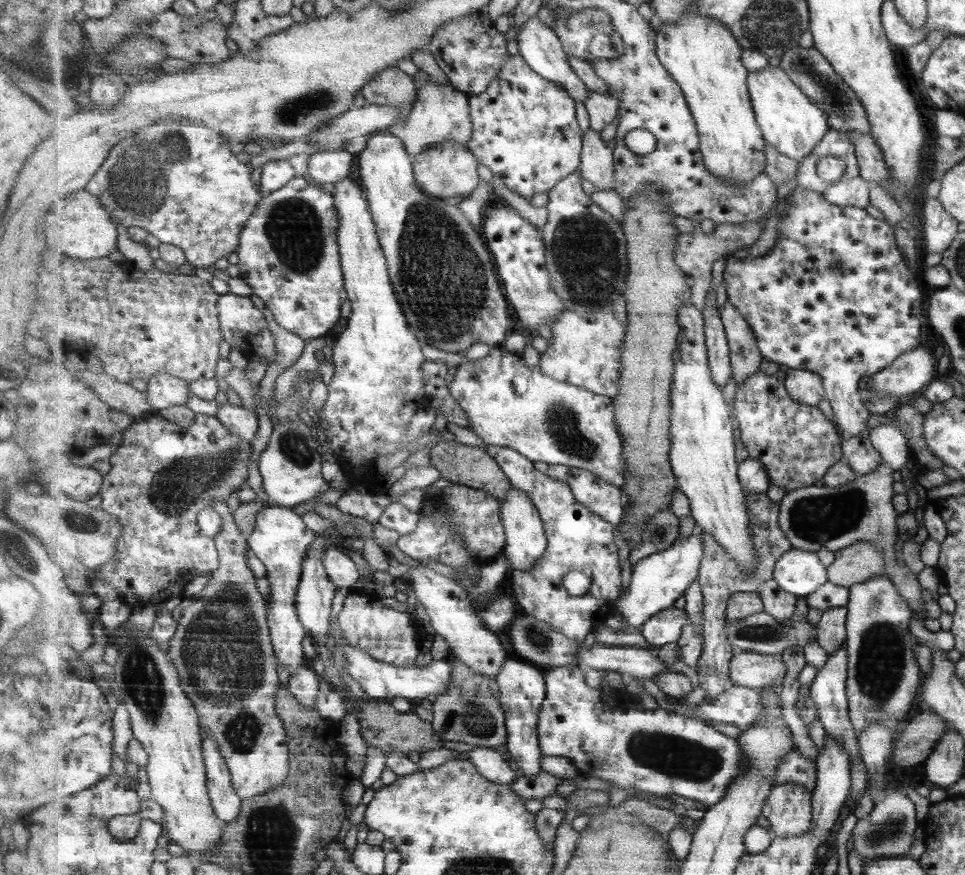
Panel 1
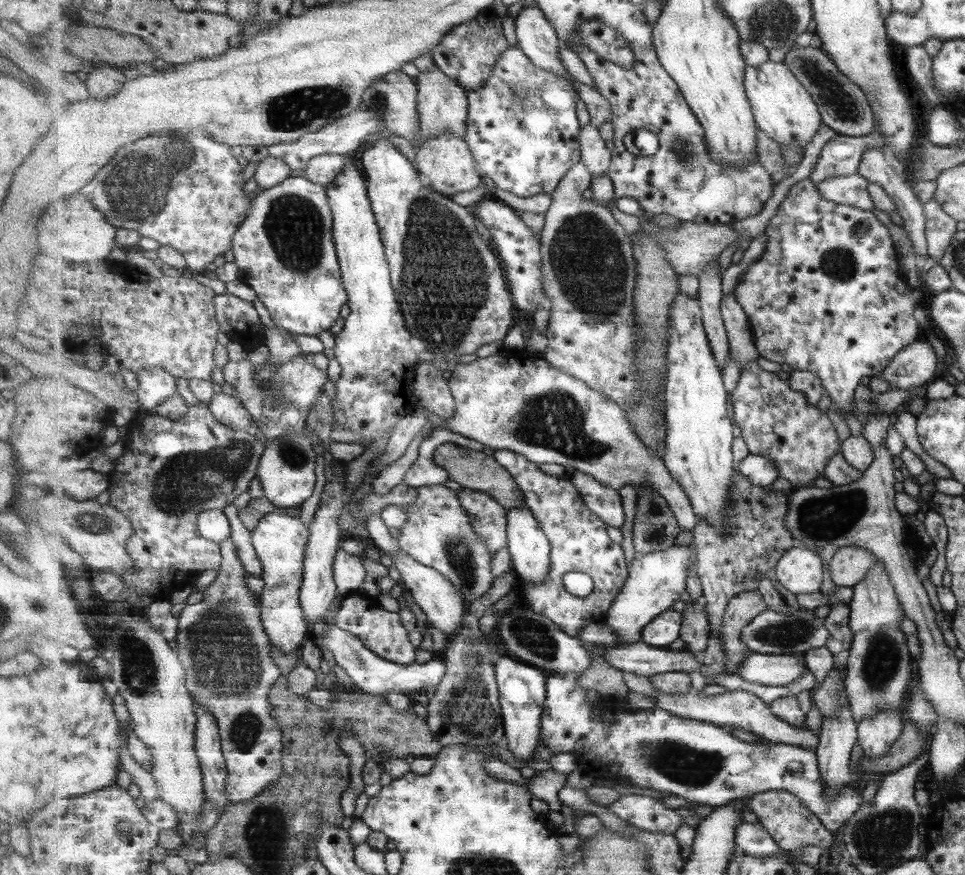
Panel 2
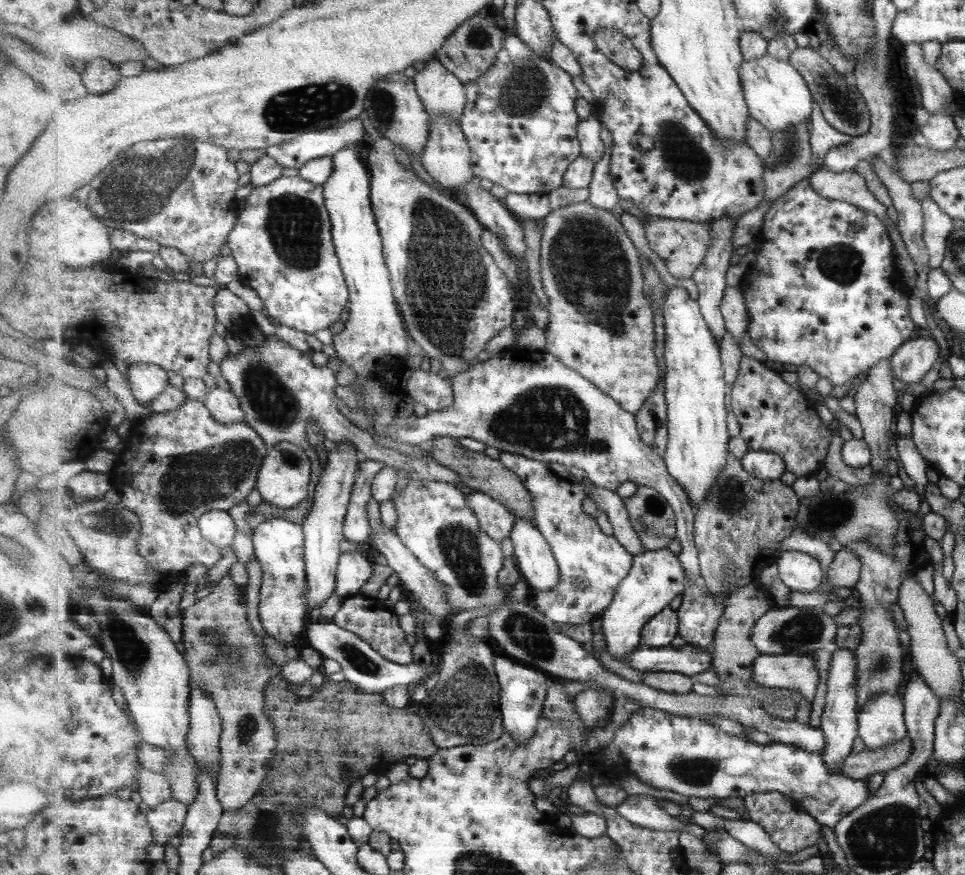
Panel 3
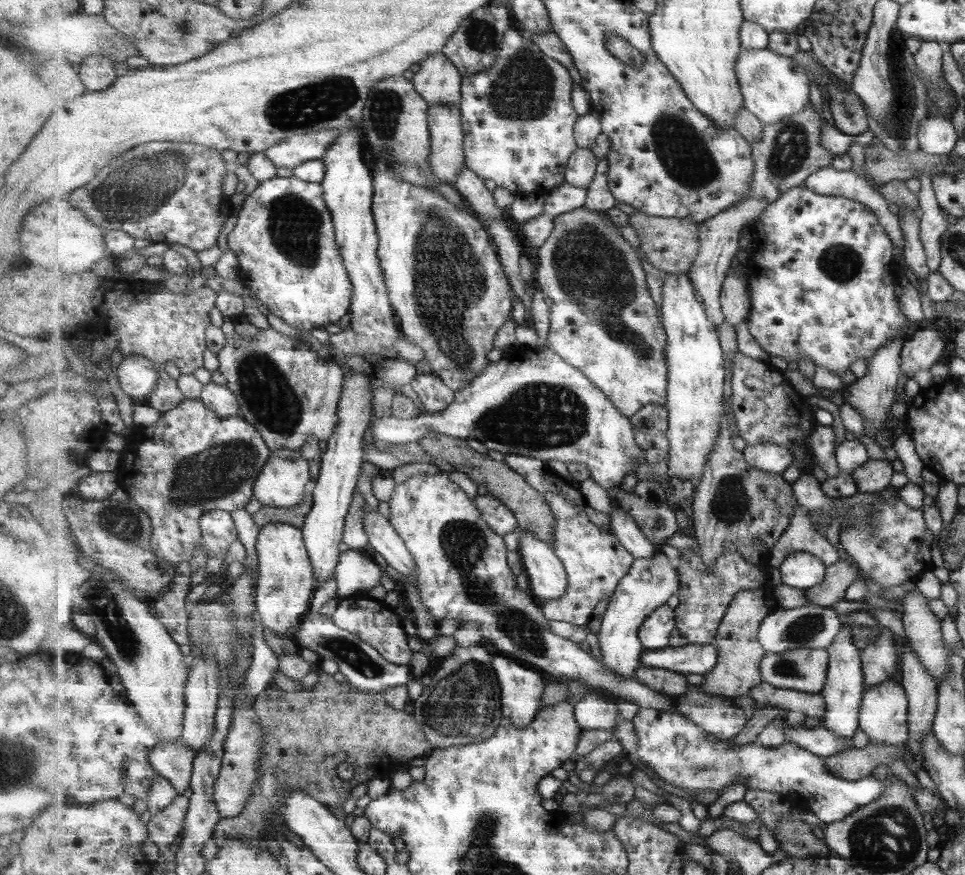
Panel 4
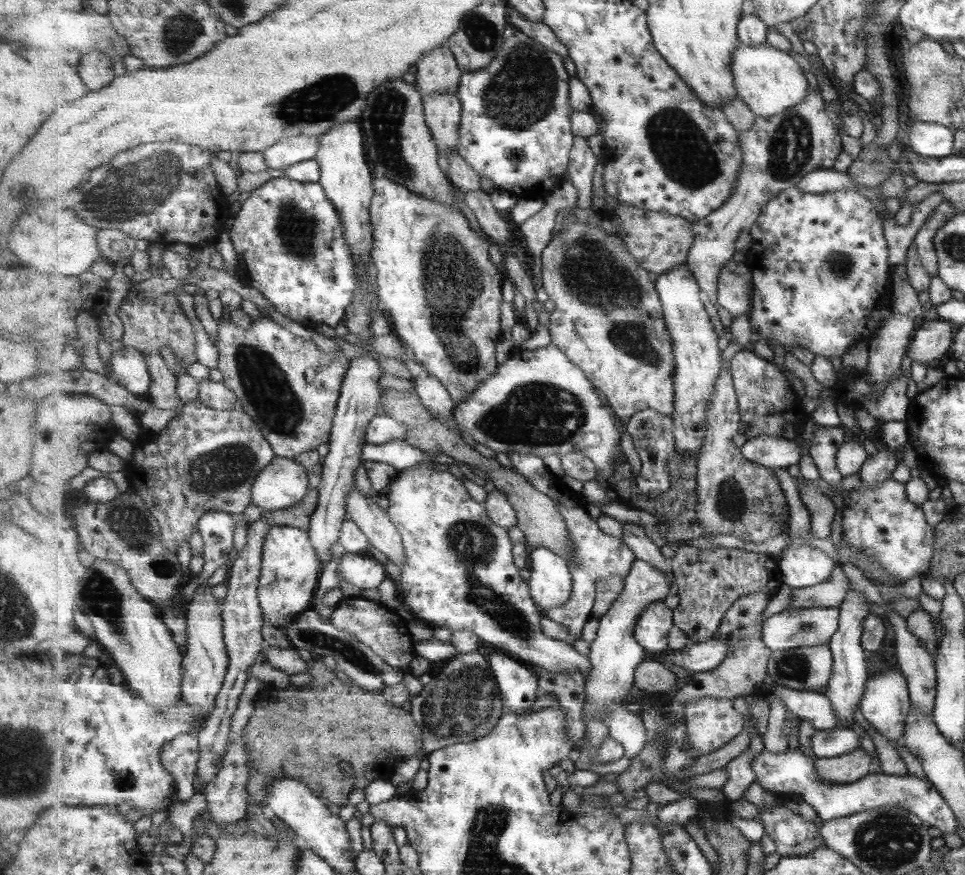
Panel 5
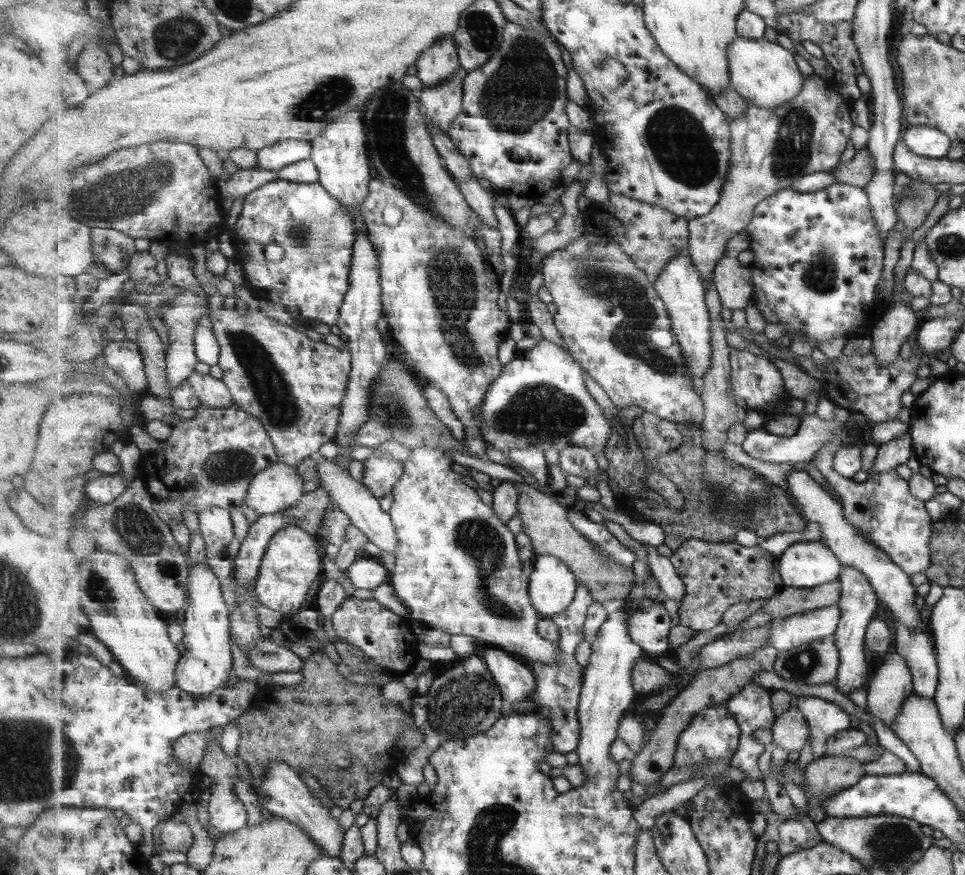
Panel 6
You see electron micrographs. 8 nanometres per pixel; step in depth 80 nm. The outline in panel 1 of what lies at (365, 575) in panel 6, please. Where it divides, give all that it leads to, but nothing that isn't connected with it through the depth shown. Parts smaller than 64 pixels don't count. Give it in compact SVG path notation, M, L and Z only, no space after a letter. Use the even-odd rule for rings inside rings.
M331 544L327 550L324 550L322 556L331 583L338 588L346 588L346 590L352 591L352 586L355 586L355 582L359 580L362 570L349 558L346 550L338 545Z

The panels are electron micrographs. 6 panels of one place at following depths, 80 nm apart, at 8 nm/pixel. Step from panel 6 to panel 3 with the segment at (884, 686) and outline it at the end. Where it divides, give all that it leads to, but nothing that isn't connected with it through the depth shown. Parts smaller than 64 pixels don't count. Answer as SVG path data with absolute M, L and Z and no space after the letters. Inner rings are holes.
M881 692L858 710L858 737L866 750L875 750L907 736L903 703L898 692Z

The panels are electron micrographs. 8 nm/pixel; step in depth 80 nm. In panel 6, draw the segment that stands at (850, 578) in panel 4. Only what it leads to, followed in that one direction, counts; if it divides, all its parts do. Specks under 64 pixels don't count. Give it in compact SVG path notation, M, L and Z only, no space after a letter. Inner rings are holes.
M841 581L831 582L809 589L785 587L777 595L765 602L759 613L769 614L772 620L785 620L795 614L807 614L817 608L839 605L841 601Z

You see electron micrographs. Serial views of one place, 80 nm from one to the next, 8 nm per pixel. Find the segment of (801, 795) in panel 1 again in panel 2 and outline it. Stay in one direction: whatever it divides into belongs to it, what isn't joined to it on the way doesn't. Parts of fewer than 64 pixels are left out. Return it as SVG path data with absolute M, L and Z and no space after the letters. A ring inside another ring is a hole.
M788 790L758 792L752 797L752 812L770 833L783 851L799 850L806 846L819 847L822 850L831 848L831 831L821 819L799 798Z

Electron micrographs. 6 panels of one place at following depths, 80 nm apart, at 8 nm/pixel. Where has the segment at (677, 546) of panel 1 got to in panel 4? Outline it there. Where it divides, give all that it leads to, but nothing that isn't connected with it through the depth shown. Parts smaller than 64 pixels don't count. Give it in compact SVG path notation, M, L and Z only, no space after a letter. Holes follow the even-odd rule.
M657 551L653 558L641 558L633 563L629 575L621 580L615 595L611 597L609 608L604 615L601 633L599 633L601 660L609 667L609 670L625 678L635 678L634 672L641 666L640 656L645 650L639 631L647 618L661 609L661 606L666 606L669 598L675 592L679 593L679 589L681 589L679 572L663 551Z

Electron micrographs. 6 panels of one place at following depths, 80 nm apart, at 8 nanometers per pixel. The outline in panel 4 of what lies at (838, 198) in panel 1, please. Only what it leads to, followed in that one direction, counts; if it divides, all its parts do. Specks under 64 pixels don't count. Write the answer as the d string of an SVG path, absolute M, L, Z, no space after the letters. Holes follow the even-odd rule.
M827 166L814 172L805 182L813 192L823 196L844 196L856 200L875 214L878 224L885 230L889 240L893 242L894 253L902 251L903 239L899 220L889 212L889 203L873 190L869 182L854 171L840 171Z

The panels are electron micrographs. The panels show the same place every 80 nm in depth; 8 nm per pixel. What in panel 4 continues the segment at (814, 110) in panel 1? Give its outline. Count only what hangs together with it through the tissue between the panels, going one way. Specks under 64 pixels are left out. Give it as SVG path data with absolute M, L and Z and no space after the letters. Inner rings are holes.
M769 49L742 50L736 69L744 95L744 107L763 124L777 124L800 114L811 105L811 77L793 56L785 57Z

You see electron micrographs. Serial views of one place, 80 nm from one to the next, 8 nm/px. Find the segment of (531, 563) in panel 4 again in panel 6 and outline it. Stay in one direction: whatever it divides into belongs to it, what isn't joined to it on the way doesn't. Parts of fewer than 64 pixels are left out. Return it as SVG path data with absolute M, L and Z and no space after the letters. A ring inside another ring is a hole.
M540 554L533 559L530 596L542 618L569 610L578 588L576 575L557 555Z

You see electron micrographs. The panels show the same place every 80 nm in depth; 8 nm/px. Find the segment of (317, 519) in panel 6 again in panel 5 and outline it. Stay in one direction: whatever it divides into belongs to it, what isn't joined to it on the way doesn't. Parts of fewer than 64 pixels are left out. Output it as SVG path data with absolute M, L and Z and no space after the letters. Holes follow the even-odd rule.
M319 486L312 488L306 497L293 505L289 509L275 509L264 512L263 520L266 520L271 526L291 526L308 531L312 514L318 507L320 497Z

